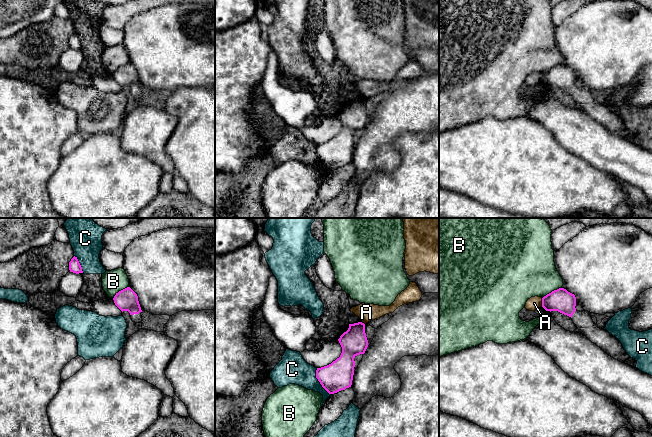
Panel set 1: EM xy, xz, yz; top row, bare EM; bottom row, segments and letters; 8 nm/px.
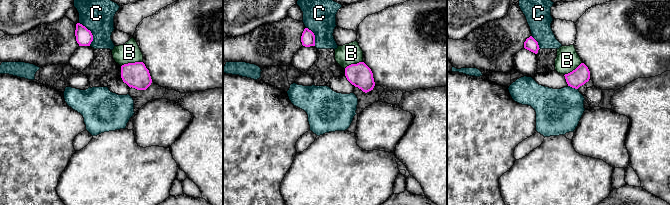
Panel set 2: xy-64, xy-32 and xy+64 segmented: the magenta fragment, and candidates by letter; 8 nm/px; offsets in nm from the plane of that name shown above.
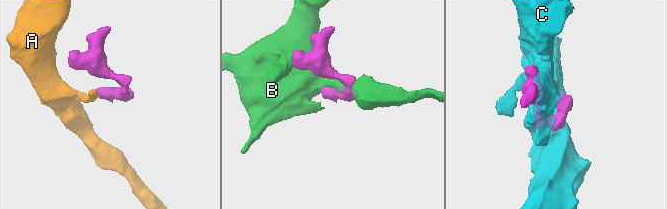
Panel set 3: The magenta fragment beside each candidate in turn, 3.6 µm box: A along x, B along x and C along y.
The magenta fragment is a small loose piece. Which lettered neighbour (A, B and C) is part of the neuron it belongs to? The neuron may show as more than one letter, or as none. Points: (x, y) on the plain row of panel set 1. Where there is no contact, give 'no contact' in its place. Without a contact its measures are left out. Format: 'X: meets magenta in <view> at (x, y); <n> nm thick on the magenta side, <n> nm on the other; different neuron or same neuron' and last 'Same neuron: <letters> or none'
A: meets magenta in yz at (542, 78); 180 nm thick on the magenta side, 110 nm on the other; different neuron
B: meets magenta in yz at (552, 67); 180 nm thick on the magenta side, 420 nm on the other; different neuron
C: meets magenta in xz at (318, 156); 240 nm thick on the magenta side, 240 nm on the other; different neuron
Same neuron: none

